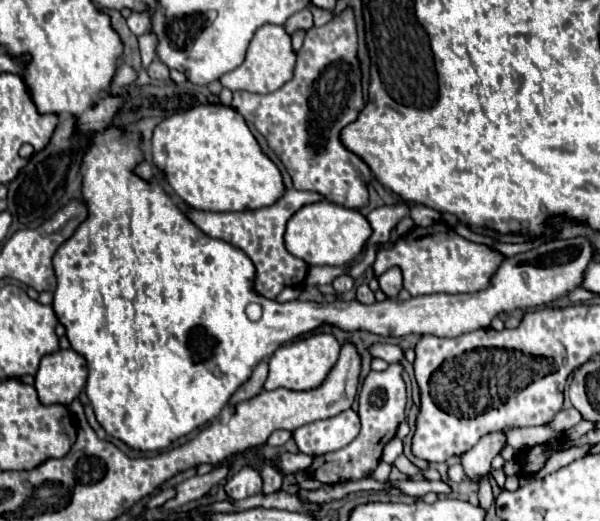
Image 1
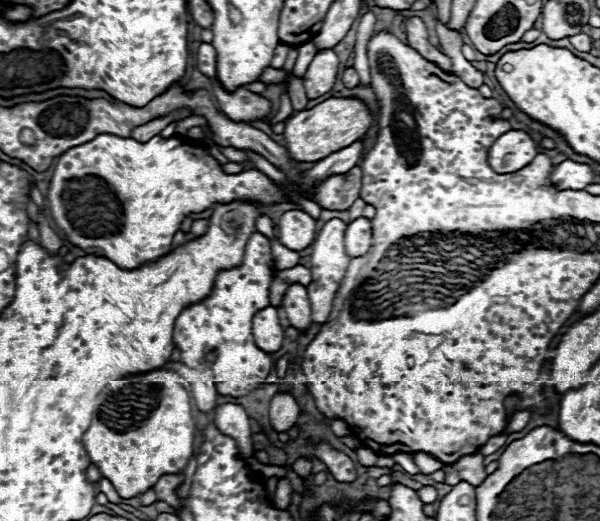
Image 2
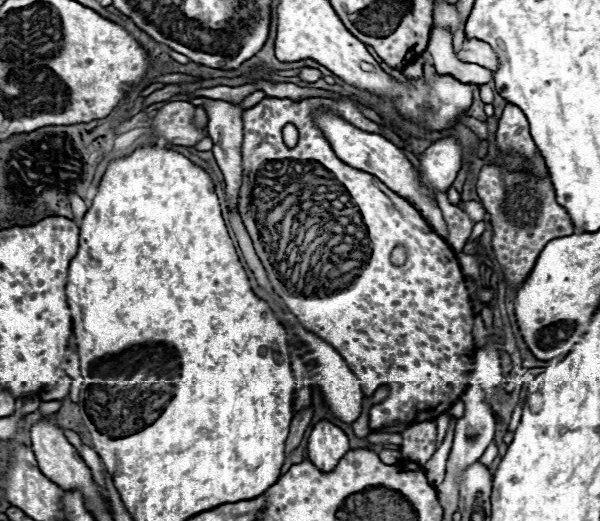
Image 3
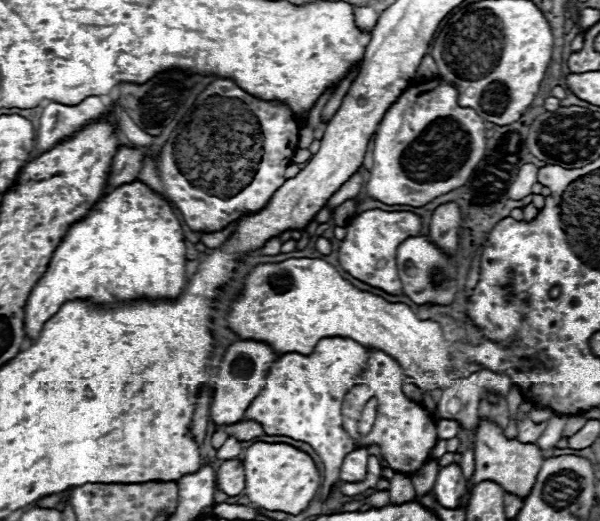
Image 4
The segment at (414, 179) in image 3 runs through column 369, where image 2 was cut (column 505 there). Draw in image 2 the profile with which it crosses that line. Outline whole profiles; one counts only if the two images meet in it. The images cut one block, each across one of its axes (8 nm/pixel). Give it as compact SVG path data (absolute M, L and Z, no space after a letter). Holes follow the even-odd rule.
M508 130L502 134L490 150L490 166L496 172L512 172L528 166L540 152L538 144L524 130Z

